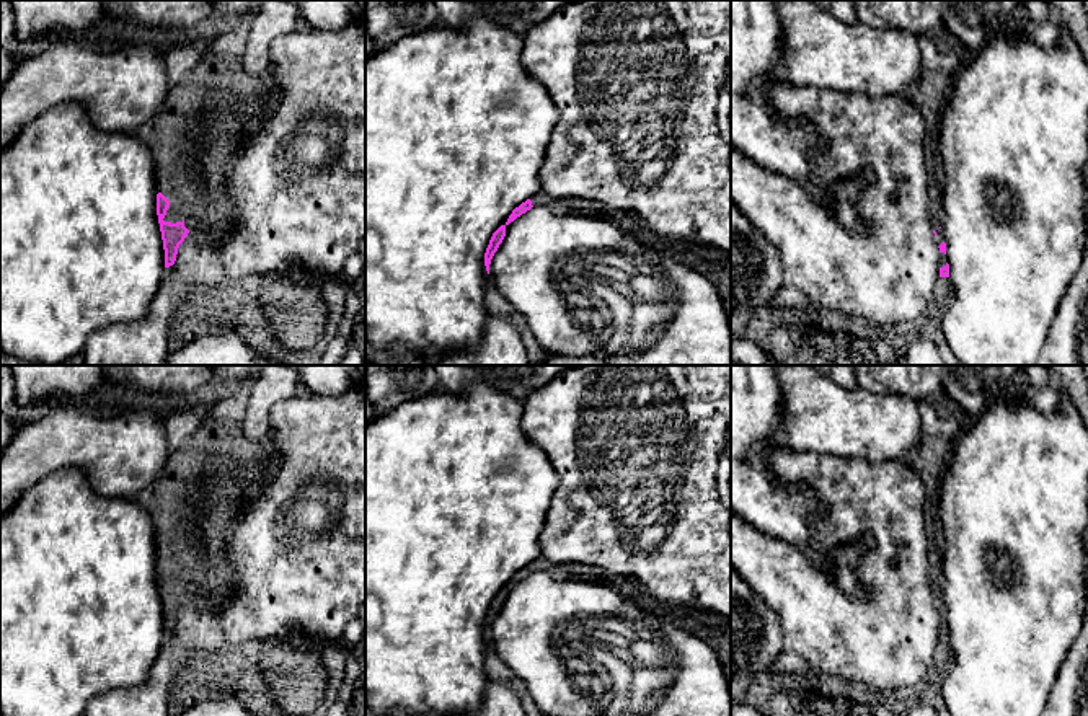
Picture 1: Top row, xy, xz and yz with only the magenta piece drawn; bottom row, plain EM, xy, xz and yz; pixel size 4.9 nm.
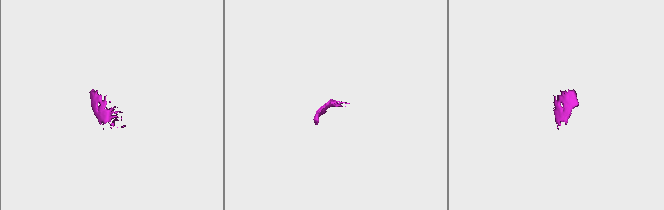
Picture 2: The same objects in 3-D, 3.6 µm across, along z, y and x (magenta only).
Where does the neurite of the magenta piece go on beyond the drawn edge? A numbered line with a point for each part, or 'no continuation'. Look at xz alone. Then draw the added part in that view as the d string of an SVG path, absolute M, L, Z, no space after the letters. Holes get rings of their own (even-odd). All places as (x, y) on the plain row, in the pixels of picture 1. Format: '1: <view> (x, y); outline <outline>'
1: xz (592, 574); outline M538 556L530 563L532 571L548 572L553 579L558 581L586 581L590 584L607 584L608 574L597 568L597 566L586 566L586 564L553 564L543 556Z

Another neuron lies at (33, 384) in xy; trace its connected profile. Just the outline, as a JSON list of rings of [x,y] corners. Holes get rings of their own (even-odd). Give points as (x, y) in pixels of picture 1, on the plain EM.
[[[10,365],[15,378],[15,408],[26,409],[36,401],[57,398],[77,403],[106,377],[101,365]]]

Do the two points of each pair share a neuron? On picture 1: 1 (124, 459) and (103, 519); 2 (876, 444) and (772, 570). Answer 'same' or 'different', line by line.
1: different
2: different

